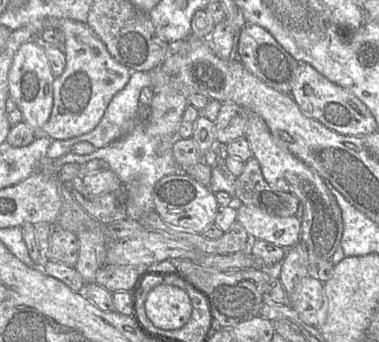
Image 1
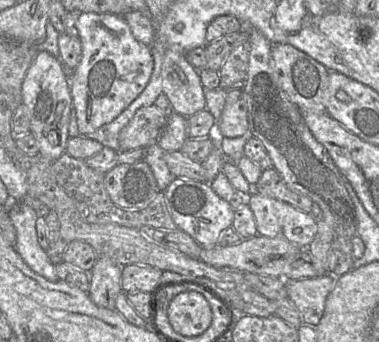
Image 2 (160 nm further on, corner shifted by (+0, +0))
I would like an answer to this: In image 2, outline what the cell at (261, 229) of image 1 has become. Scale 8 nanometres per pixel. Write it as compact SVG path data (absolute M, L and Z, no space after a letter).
M253 192L247 204L253 211L257 233L260 236L283 237L301 247L314 239L317 221L292 205Z

